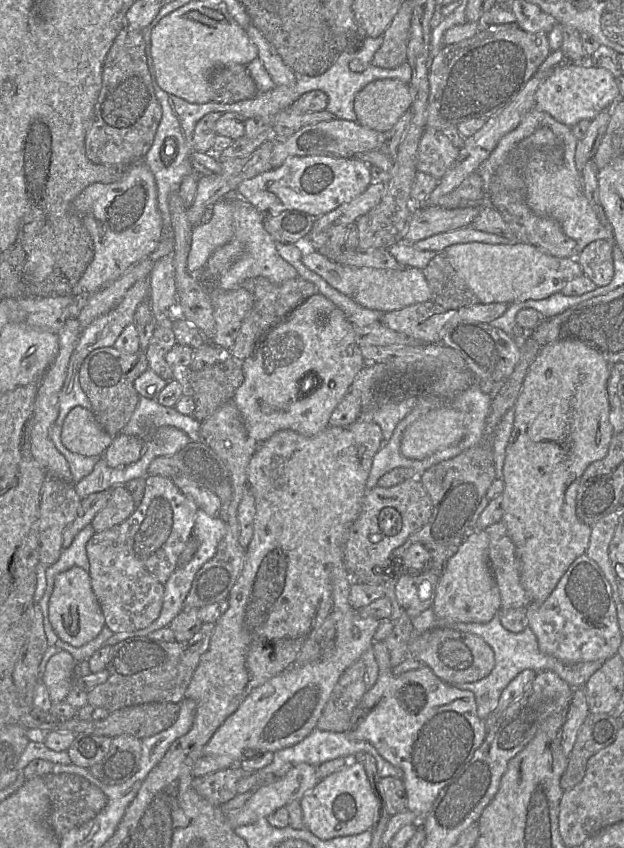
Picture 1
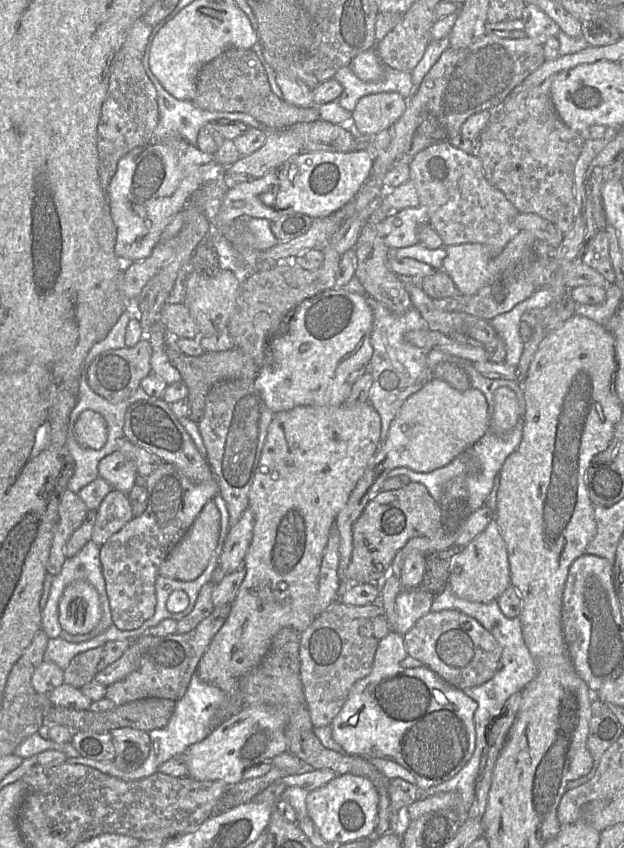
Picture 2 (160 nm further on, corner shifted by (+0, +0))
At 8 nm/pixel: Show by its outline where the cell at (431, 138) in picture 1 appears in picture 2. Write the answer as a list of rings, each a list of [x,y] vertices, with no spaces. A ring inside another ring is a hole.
[[[449,141],[430,145],[415,155],[409,165],[410,180],[425,208],[431,226],[443,241],[443,246],[482,244],[489,248],[492,258],[520,232],[515,224],[519,211],[485,178],[477,155],[452,146]]]

